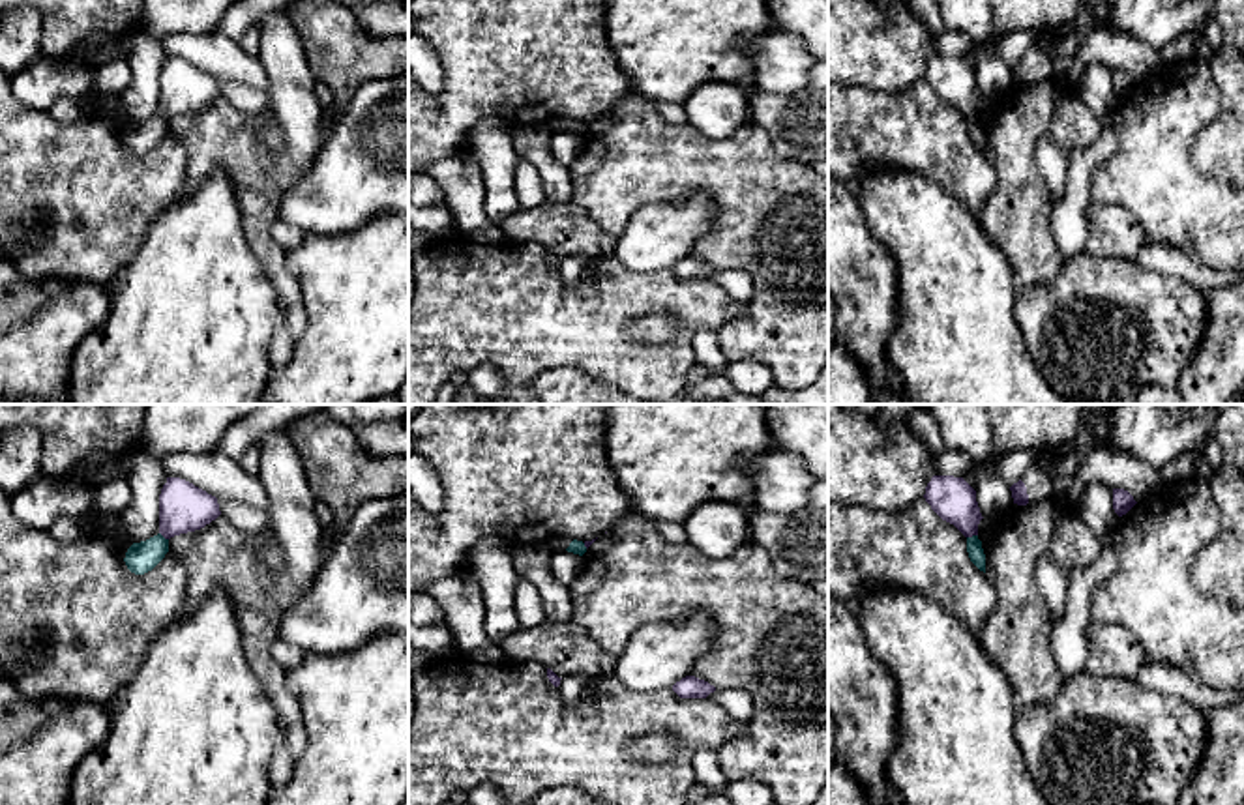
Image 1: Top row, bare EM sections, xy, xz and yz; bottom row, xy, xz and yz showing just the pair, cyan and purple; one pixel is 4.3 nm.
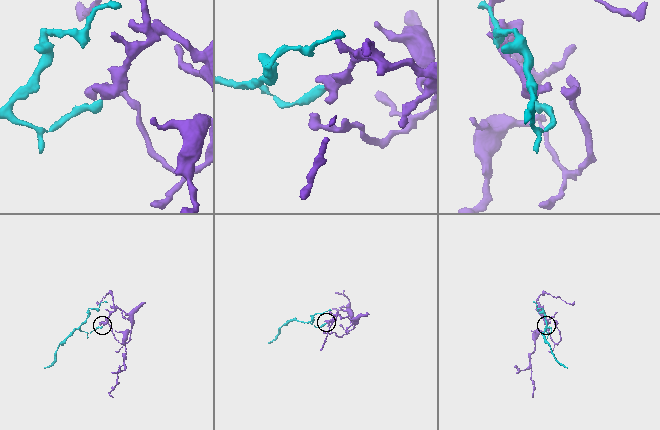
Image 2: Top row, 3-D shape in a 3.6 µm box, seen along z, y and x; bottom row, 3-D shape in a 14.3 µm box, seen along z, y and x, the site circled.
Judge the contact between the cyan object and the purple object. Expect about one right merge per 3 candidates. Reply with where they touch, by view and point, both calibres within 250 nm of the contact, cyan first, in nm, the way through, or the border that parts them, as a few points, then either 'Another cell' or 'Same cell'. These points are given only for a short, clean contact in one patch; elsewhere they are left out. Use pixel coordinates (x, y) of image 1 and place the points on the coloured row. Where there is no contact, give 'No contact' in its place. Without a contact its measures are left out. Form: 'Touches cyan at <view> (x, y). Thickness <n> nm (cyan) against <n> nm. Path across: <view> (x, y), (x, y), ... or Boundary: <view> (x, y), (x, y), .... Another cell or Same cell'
Touches cyan at yz (973, 536). Thickness 70 nm (cyan) against 190 nm. Boundary: yz (977, 534), (967, 538). Another cell

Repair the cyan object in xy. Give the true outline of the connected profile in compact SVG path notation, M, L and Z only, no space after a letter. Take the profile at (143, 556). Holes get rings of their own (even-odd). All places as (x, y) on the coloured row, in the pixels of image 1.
M161 534L141 541L133 543L127 552L126 552L126 565L131 573L135 575L144 575L152 571L169 552L169 539L165 539Z

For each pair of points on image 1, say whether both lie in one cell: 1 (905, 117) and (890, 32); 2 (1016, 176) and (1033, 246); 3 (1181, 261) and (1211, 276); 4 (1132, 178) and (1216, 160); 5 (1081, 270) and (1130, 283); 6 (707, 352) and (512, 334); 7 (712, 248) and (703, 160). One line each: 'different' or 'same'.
1: different
2: same
3: same
4: different
5: same
6: different
7: same

